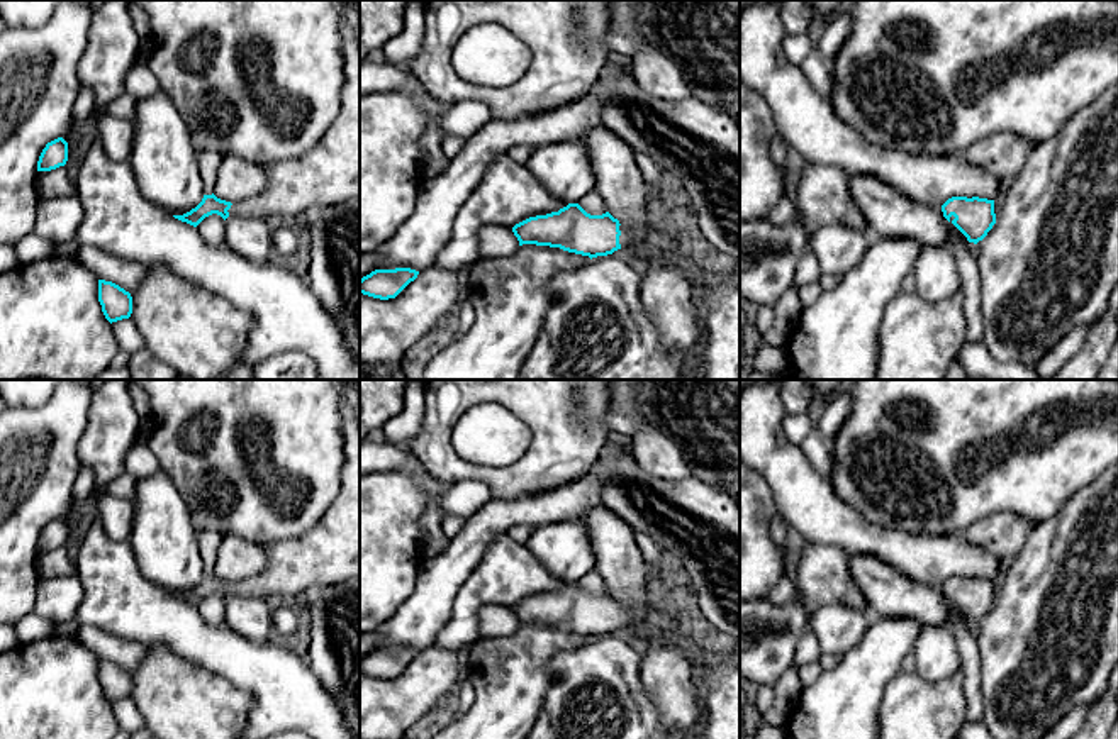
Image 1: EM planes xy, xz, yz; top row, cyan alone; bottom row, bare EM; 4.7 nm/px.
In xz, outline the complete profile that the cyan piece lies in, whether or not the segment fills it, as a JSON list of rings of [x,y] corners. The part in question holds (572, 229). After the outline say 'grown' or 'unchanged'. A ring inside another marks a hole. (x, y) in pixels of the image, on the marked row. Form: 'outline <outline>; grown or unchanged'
outline [[[568,203],[558,212],[529,217],[512,227],[523,244],[560,247],[568,253],[597,258],[607,256],[633,242],[628,225],[609,212],[587,214],[579,203]]]; grown

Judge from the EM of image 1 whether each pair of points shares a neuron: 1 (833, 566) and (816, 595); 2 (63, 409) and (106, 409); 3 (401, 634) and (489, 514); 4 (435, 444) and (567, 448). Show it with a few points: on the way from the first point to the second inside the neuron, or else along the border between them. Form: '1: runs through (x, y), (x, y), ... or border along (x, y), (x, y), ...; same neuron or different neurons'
1: runs through (827, 573), (816, 588); same neuron
2: border along (92, 397), (89, 422), (77, 446); different neurons
3: runs through (430, 604), (438, 580), (469, 544); same neuron
4: runs through (467, 473), (533, 473); same neuron

